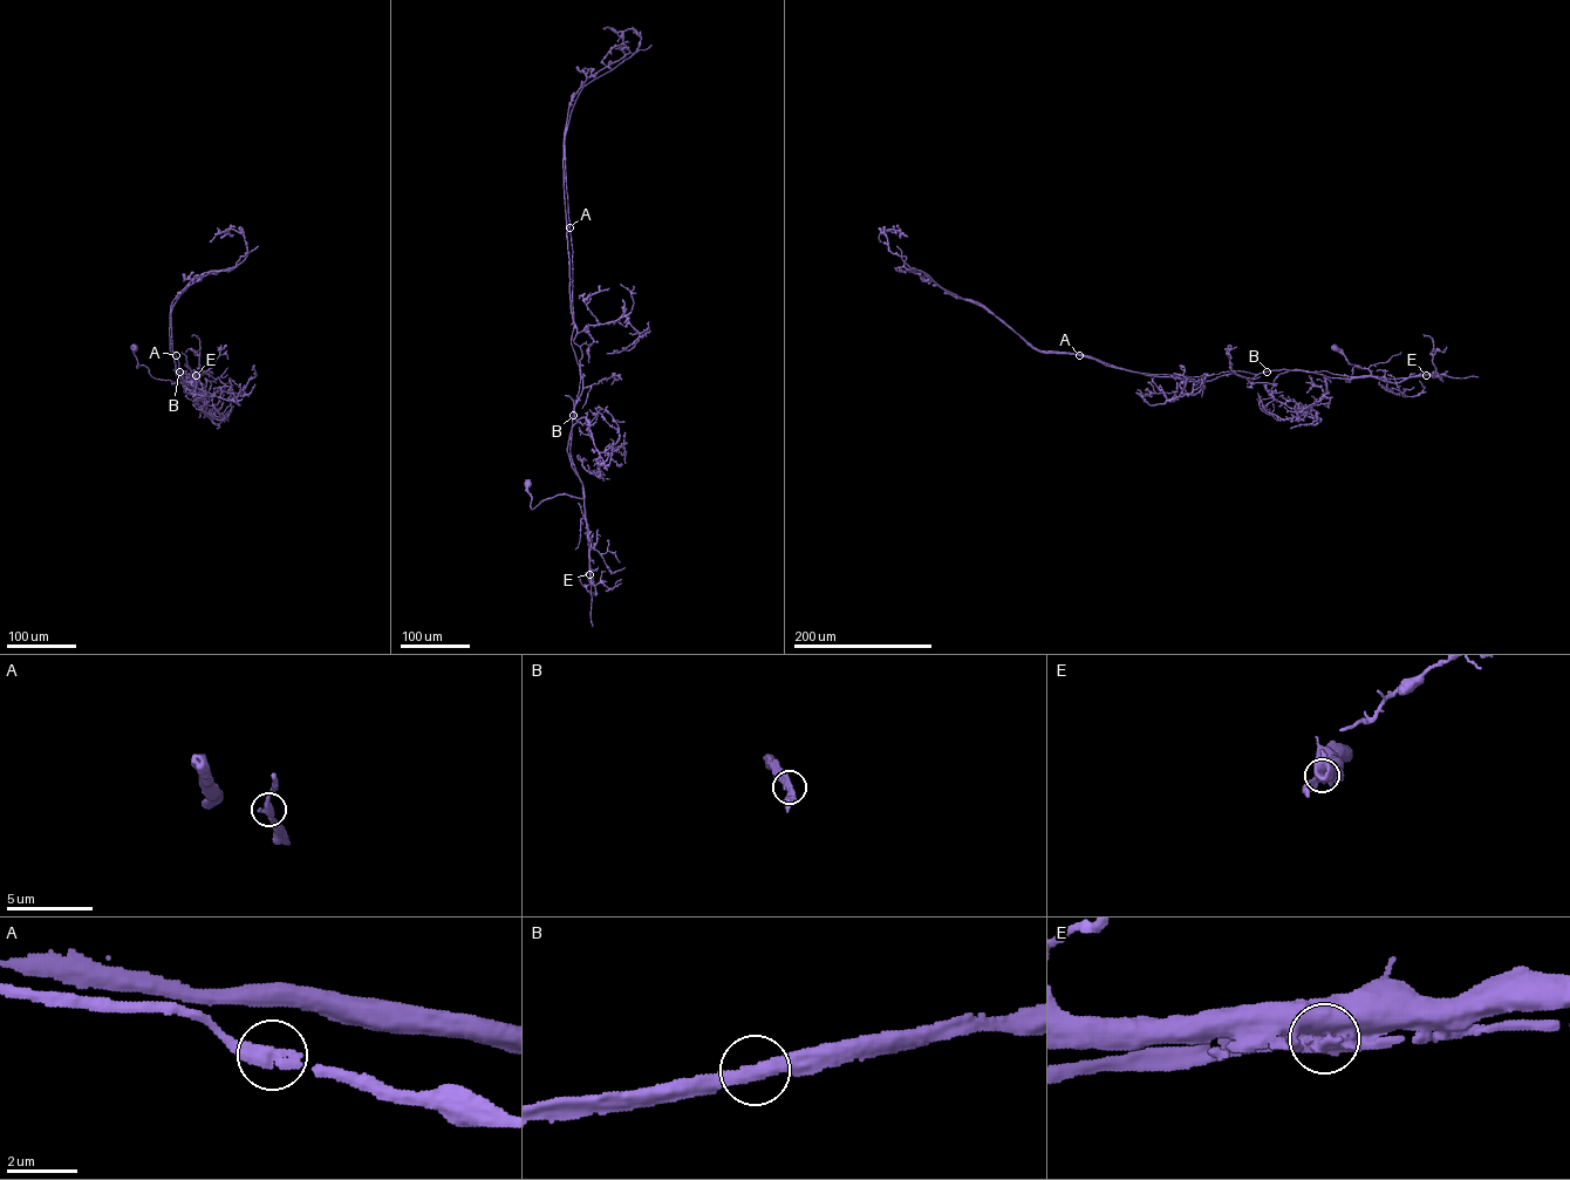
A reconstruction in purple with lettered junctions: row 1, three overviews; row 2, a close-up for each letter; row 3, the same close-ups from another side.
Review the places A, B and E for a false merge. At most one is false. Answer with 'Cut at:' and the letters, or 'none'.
Cut at: E

